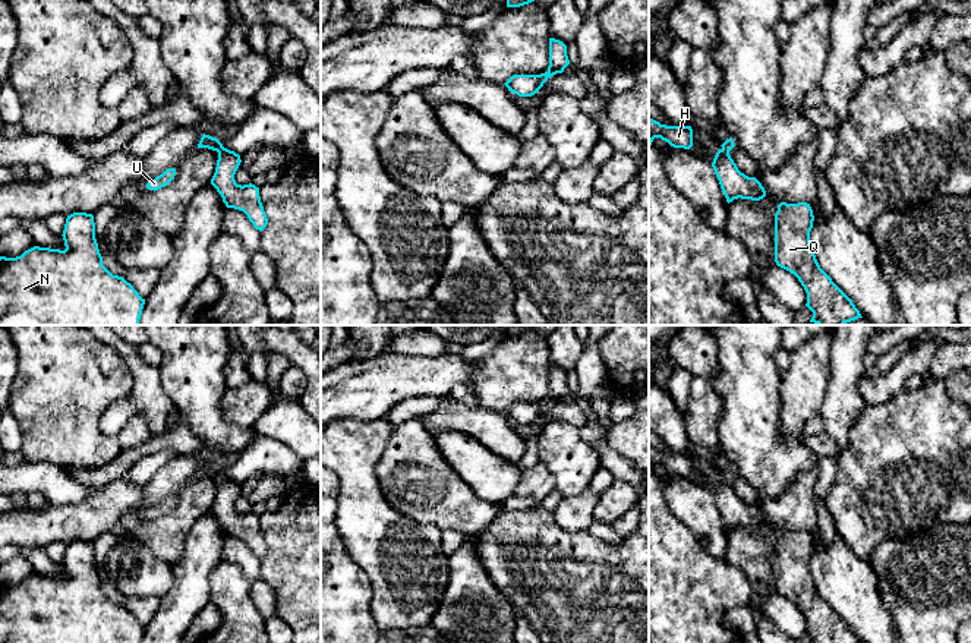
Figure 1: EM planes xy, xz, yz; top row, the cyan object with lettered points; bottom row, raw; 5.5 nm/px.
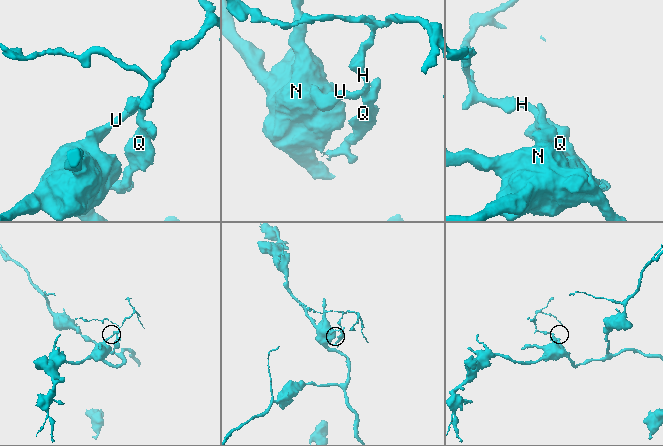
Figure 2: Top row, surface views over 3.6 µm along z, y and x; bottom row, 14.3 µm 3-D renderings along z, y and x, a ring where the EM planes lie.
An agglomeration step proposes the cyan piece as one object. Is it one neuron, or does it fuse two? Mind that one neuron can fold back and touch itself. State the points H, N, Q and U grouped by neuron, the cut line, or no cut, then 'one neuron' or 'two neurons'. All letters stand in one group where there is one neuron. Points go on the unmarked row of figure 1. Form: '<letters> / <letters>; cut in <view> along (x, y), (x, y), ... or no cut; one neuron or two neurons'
H Q / N U; cut in xy along (223, 475), (218, 481); two neurons

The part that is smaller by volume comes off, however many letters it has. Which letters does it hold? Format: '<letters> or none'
H, Q

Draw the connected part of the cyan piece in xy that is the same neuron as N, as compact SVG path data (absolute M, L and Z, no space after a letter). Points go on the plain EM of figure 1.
M73 540L63 558L64 579L34 574L21 584L0 584L0 643L142 643L145 627L104 593L94 543Z

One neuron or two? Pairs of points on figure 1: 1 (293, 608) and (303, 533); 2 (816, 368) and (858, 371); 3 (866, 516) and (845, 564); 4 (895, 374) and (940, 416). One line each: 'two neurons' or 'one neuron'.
1: one neuron
2: two neurons
3: two neurons
4: two neurons

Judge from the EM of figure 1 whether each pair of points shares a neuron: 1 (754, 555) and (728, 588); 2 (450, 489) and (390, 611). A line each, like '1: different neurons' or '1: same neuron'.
1: different neurons
2: different neurons

